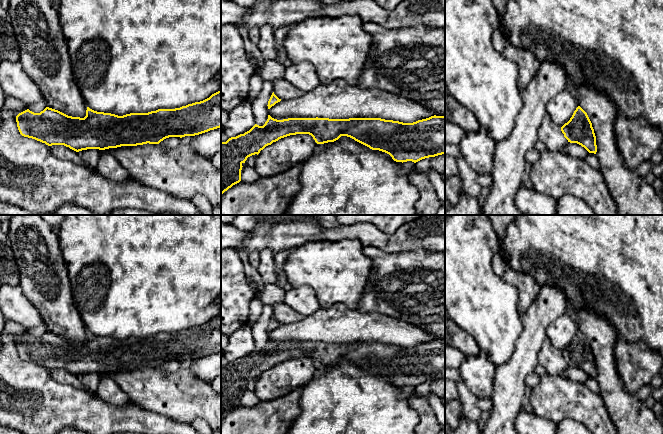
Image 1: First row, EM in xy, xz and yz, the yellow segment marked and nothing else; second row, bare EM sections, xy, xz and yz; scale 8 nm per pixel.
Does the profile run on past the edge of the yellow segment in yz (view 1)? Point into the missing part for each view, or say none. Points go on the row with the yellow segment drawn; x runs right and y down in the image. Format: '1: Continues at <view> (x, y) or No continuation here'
1: No continuation here

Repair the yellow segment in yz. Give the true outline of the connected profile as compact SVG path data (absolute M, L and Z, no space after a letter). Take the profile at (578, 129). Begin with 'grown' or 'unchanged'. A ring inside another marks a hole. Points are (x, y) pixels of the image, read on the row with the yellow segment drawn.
unchanged; M578 106L570 120L561 127L564 137L570 143L577 143L589 153L596 154L596 136L587 113Z

